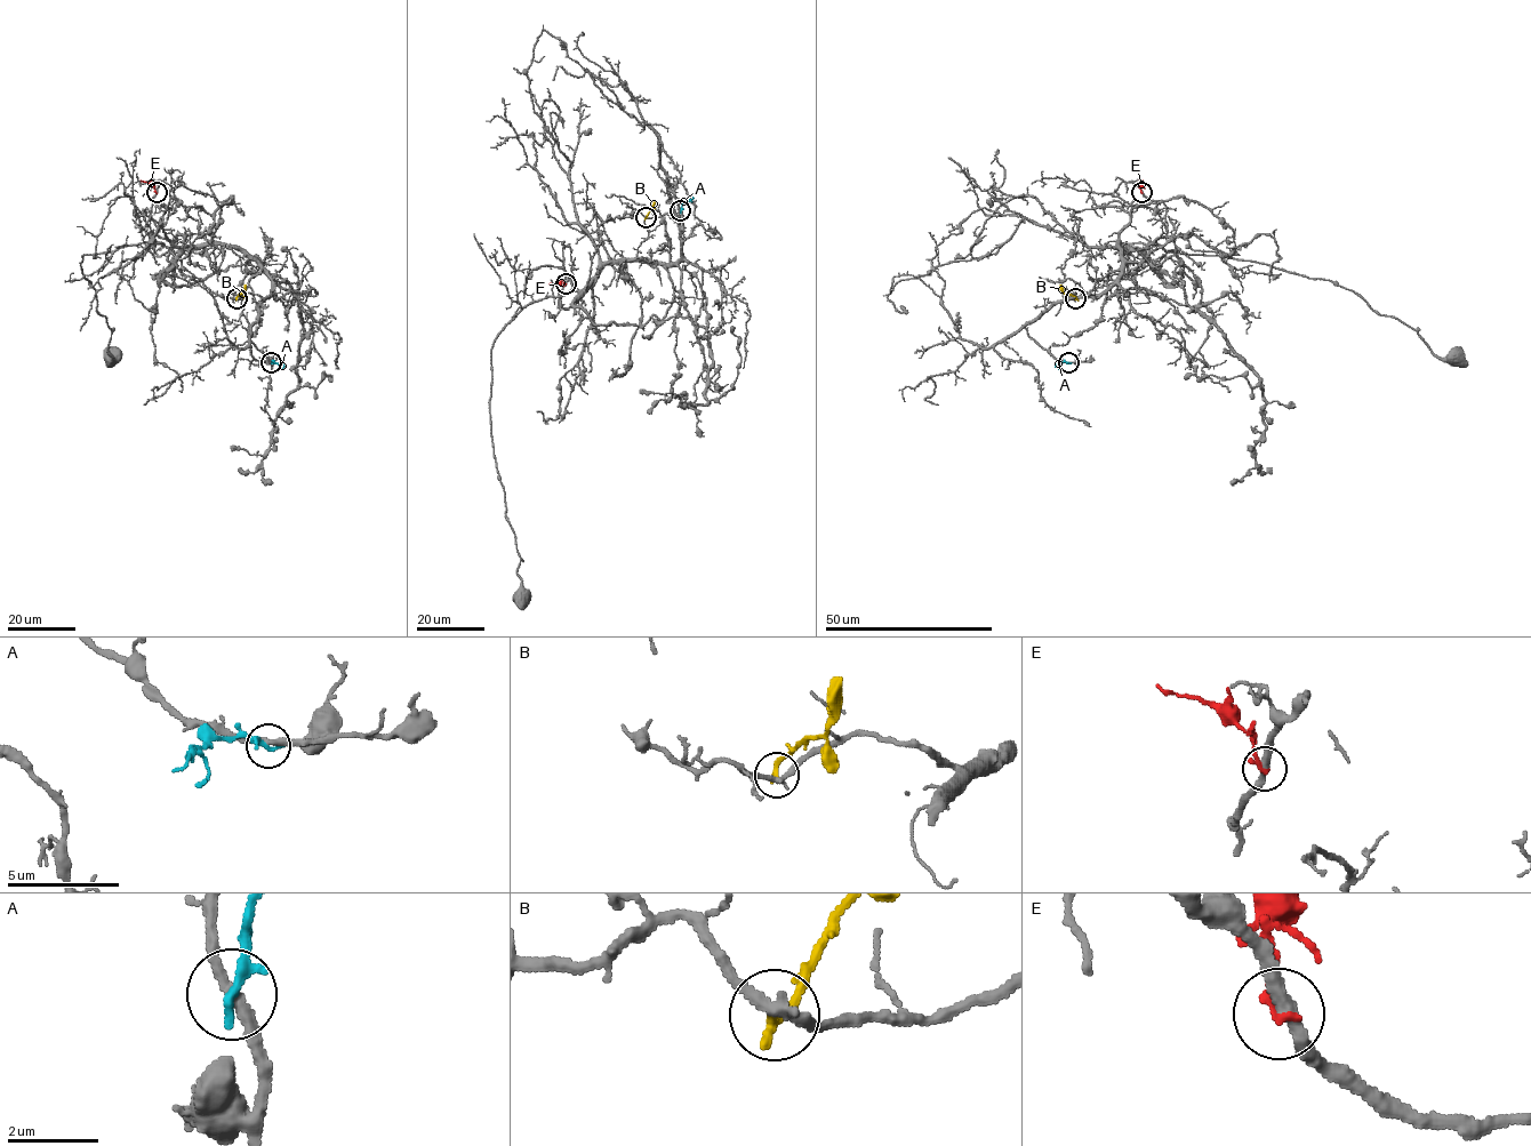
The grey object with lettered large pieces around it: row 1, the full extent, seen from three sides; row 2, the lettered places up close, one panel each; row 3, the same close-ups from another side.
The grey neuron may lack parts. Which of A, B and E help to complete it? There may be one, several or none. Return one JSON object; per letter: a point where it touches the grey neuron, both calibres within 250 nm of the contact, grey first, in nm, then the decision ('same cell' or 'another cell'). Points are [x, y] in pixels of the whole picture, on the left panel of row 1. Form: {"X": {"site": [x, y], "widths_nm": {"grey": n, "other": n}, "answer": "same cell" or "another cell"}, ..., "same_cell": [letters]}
{"A": {"site": [271, 362], "widths_nm": {"grey": 260, "other": 280}, "answer": "another cell"}, "B": {"site": [237, 298], "widths_nm": {"grey": 240, "other": 240}, "answer": "another cell"}, "E": {"site": [157, 192], "widths_nm": {"grey": 320, "other": 220}, "answer": "another cell"}, "same_cell": []}

